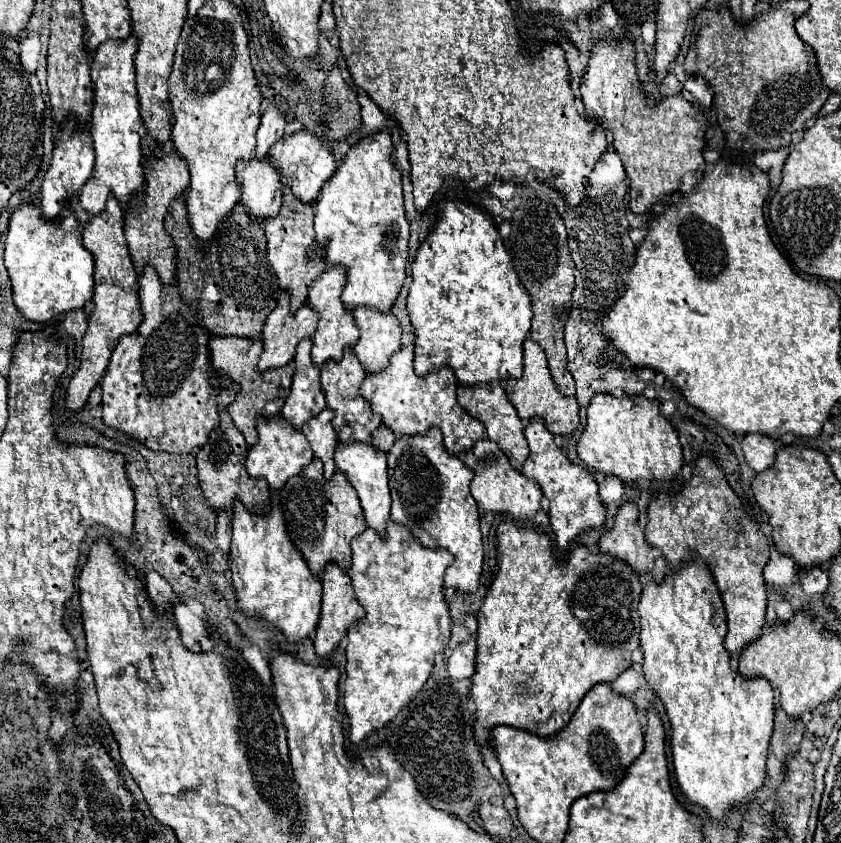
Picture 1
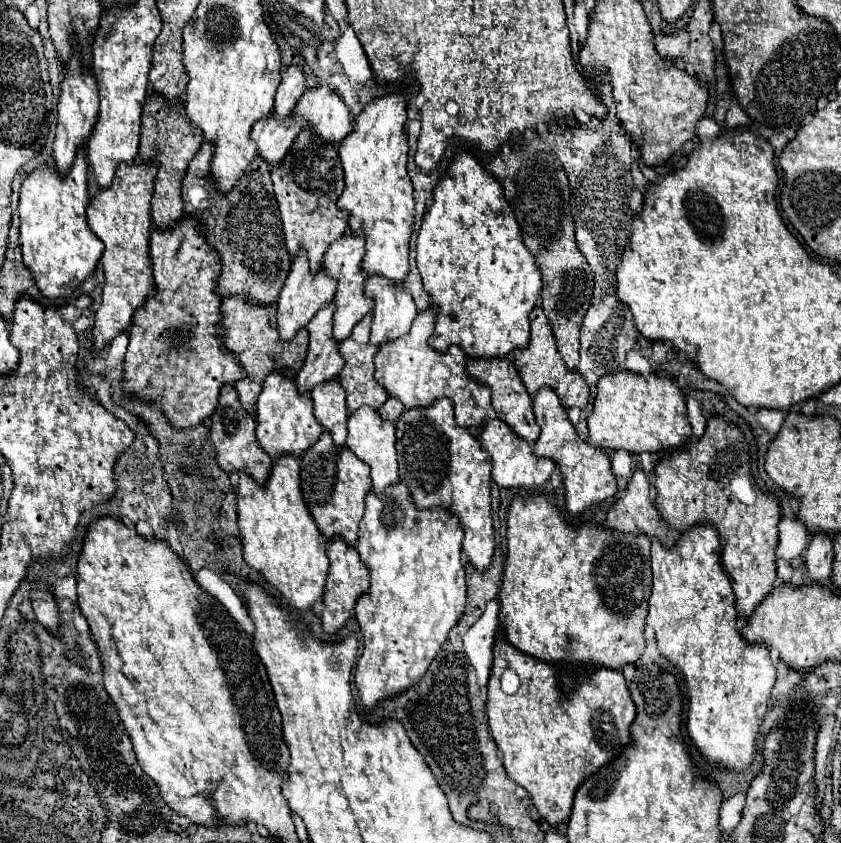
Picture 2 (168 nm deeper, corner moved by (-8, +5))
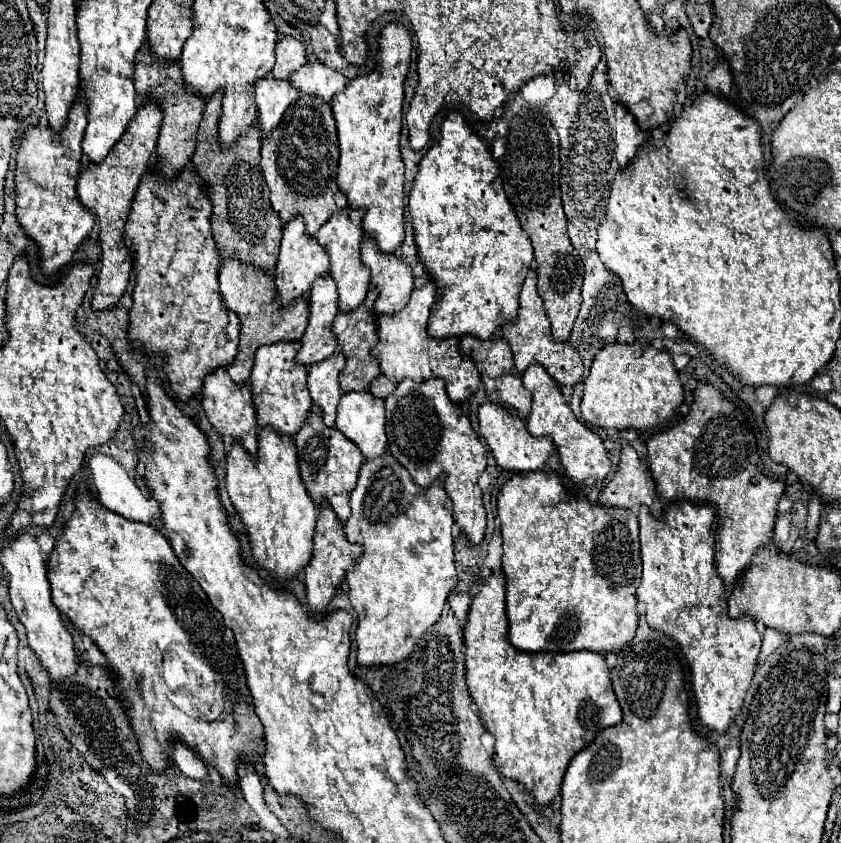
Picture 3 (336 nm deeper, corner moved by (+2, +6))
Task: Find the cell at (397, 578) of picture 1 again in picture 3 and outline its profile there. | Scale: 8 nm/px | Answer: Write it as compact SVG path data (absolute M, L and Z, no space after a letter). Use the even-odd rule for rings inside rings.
M390 453L362 463L358 485L350 493L352 515L344 525L348 541L364 547L364 553L346 575L348 597L358 615L356 643L360 667L378 667L404 661L414 651L416 641L440 619L444 603L458 583L452 551L453 504L444 491L442 479L444 477L436 479L432 487L420 487L410 473L398 465L394 457L390 457Z

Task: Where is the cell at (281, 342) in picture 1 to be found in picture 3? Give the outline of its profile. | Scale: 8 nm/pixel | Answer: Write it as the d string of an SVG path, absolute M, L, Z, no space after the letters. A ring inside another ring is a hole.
M294 217L284 225L284 235L282 235L282 245L280 245L280 255L276 261L274 277L276 277L276 287L282 299L282 305L290 305L294 299L306 295L312 289L312 283L316 281L318 275L324 275L328 271L330 259L326 257L326 249L318 245L316 237L310 237L306 233L302 217Z

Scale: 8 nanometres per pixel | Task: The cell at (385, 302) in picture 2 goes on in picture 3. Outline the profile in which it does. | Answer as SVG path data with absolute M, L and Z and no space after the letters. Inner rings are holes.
M370 235L362 241L362 261L370 267L372 283L378 289L374 311L378 315L400 311L414 289L414 277L408 263L396 253L378 253L378 245L374 245L374 237Z

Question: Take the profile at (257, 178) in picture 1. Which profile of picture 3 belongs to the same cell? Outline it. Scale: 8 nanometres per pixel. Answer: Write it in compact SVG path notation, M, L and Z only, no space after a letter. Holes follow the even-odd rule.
M272 75L264 77L256 85L256 105L258 105L258 123L262 135L270 135L270 131L280 123L284 111L298 99L298 89L290 85L290 81L276 79Z

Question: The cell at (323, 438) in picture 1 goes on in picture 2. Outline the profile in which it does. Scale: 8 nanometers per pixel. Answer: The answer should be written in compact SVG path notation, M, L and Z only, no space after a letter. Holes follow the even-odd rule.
M334 378L324 386L316 386L312 390L312 402L316 420L332 436L336 450L340 450L346 440L348 410L346 410L346 394L340 388L338 380Z

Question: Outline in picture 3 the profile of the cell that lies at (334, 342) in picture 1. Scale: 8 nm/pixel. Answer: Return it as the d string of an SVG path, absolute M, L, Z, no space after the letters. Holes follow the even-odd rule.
M346 207L344 211L334 213L316 233L320 245L326 247L326 251L330 253L330 275L338 285L338 295L340 295L338 305L342 313L356 309L364 301L366 291L370 287L370 269L366 269L366 265L362 265L362 259L360 259L360 243L364 239L362 217L364 217L362 209Z

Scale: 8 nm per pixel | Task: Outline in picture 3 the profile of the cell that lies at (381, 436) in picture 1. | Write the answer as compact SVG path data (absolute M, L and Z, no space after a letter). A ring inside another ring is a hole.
M380 375L378 379L374 379L372 383L370 383L370 391L374 393L374 395L378 395L378 397L388 397L392 391L394 391L394 387L396 387L396 381L394 379L390 379L390 377L386 377L386 375Z

